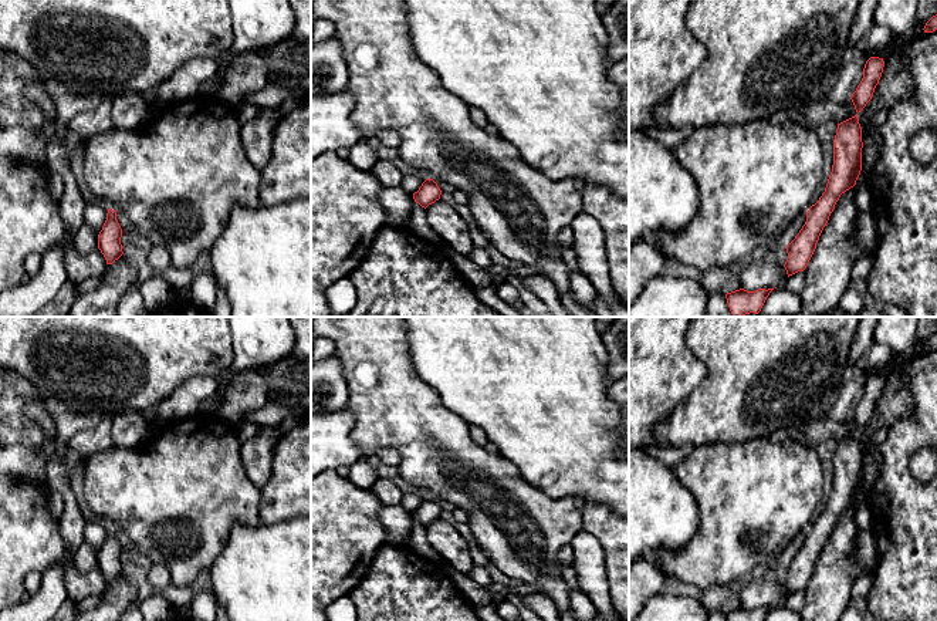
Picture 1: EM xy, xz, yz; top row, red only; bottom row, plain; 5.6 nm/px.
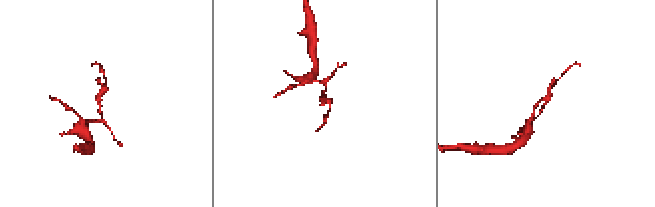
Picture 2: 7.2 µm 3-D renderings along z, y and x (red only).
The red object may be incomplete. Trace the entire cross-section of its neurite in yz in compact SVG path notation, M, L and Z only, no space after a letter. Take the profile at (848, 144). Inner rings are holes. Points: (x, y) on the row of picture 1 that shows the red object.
M857 115L838 124L833 139L833 165L825 192L809 207L805 225L787 246L788 259L784 267L788 277L806 269L836 202L842 193L856 185L862 171L862 148L862 128Z

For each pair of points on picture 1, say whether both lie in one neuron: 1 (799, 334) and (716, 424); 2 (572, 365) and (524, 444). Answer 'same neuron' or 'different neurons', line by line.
1: same neuron
2: same neuron

